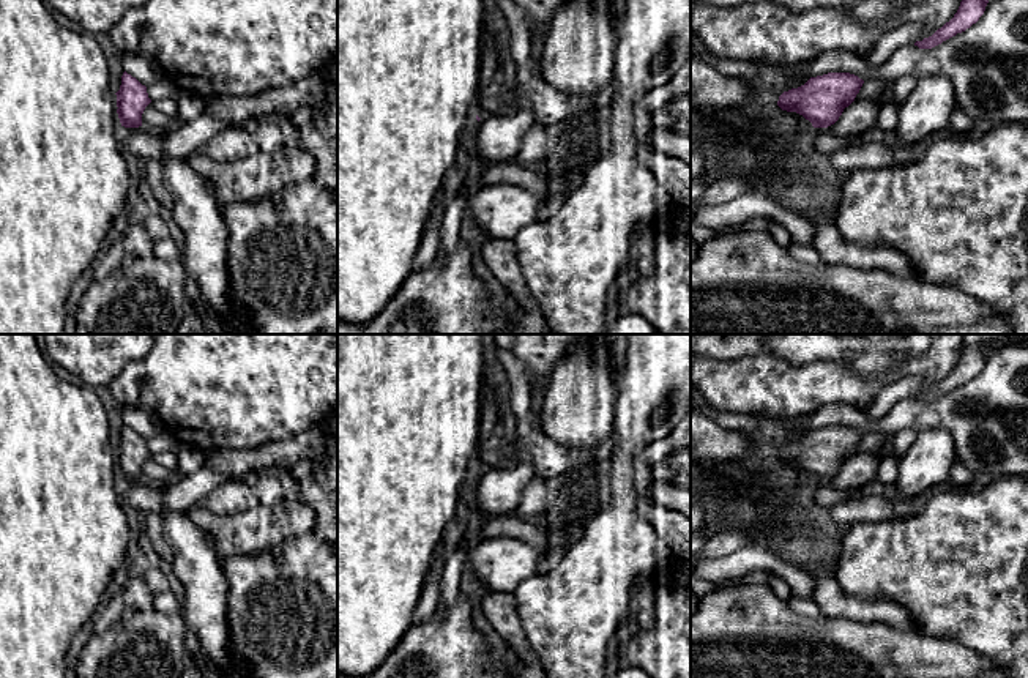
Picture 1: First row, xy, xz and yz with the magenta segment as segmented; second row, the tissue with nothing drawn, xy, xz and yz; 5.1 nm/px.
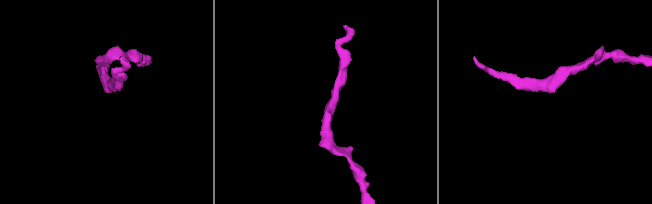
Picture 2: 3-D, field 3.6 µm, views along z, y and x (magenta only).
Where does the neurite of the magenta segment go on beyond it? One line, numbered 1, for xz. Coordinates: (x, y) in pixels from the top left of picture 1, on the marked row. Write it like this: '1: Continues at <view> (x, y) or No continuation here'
1: No continuation here

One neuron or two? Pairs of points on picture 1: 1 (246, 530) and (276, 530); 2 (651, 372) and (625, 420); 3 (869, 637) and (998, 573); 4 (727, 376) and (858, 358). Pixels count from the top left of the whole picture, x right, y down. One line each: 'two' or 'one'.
1: one
2: one
3: two
4: two

